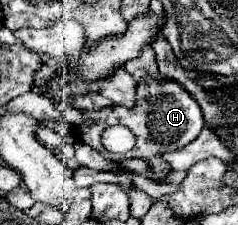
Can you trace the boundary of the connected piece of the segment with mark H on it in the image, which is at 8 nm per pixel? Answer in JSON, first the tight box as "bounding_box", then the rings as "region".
{"bounding_box":[79,79,205,183],"region":[[[147,79],[147,83],[141,83],[137,89],[137,105],[133,109],[127,107],[109,107],[109,109],[99,109],[99,111],[91,111],[85,113],[87,117],[95,119],[97,123],[93,127],[79,127],[79,139],[87,145],[91,145],[93,149],[105,153],[105,147],[101,145],[101,133],[107,127],[113,125],[123,125],[127,129],[131,129],[137,137],[137,143],[133,147],[133,151],[125,153],[125,159],[143,159],[147,161],[147,165],[151,167],[151,175],[149,179],[157,181],[157,183],[167,183],[167,175],[171,173],[171,169],[167,167],[163,153],[167,151],[177,151],[179,147],[185,147],[185,143],[191,143],[193,139],[199,137],[201,129],[205,127],[201,109],[197,107],[197,101],[193,97],[187,95],[187,91],[173,81],[167,79]]]}

